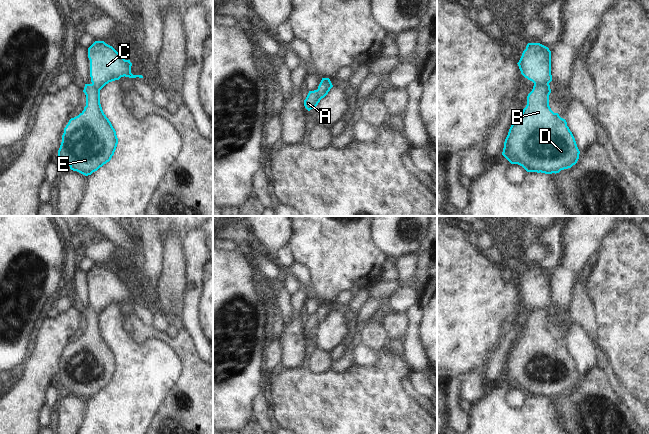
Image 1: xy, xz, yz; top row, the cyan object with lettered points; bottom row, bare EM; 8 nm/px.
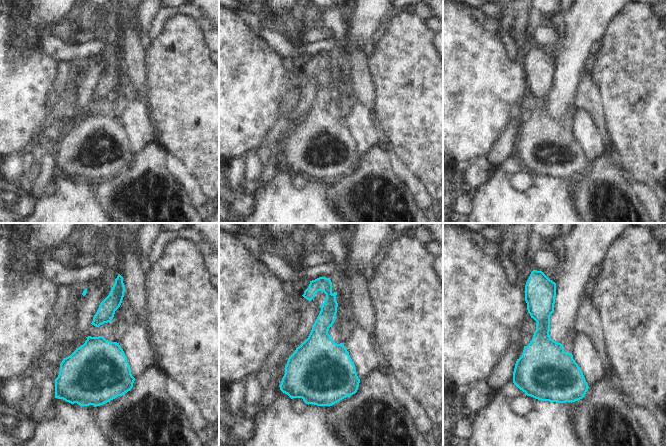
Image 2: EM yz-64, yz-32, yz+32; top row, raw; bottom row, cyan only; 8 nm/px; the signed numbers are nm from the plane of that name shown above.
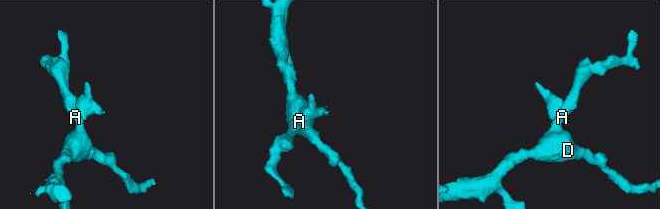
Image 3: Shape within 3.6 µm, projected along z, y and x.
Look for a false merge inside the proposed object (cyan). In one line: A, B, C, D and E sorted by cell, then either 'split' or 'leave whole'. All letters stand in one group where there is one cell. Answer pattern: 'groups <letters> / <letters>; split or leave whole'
groups A B D E / C; split

